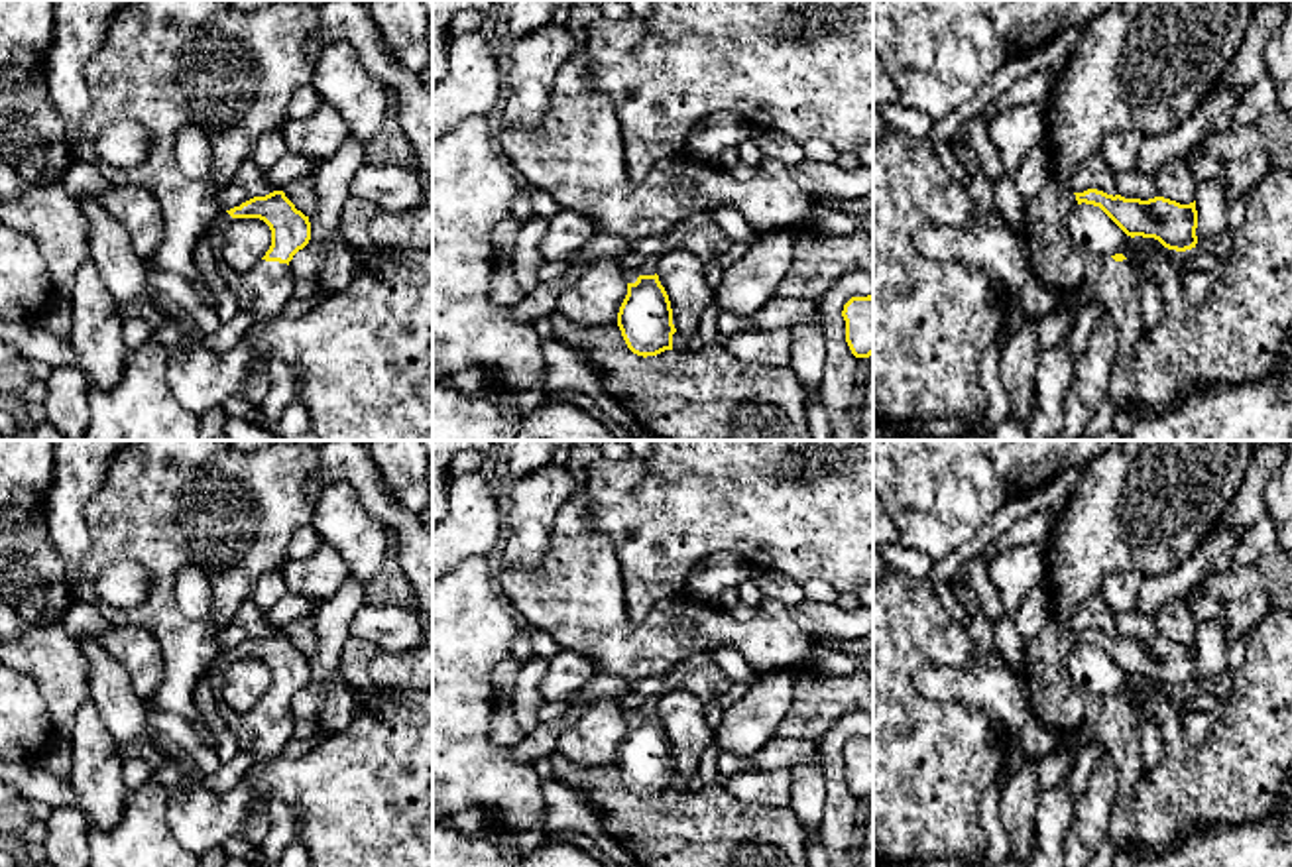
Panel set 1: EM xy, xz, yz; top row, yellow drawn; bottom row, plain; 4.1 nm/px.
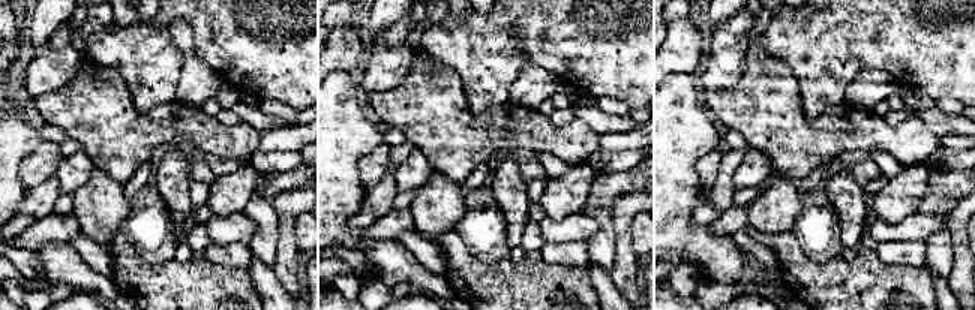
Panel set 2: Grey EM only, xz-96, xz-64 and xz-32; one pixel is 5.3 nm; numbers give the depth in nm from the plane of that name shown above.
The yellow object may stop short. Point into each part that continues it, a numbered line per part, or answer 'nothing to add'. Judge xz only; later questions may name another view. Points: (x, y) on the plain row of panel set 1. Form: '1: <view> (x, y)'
1: xz (649, 706)

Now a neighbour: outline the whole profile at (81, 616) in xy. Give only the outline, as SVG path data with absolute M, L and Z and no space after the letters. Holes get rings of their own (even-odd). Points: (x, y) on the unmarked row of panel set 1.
M73 600L67 607L65 617L61 619L61 627L71 637L81 637L87 631L106 627L106 619L100 615L100 611L83 600Z

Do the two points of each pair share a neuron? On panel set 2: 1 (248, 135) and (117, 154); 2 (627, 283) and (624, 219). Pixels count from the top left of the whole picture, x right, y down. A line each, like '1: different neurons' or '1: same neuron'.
1: same neuron
2: same neuron

